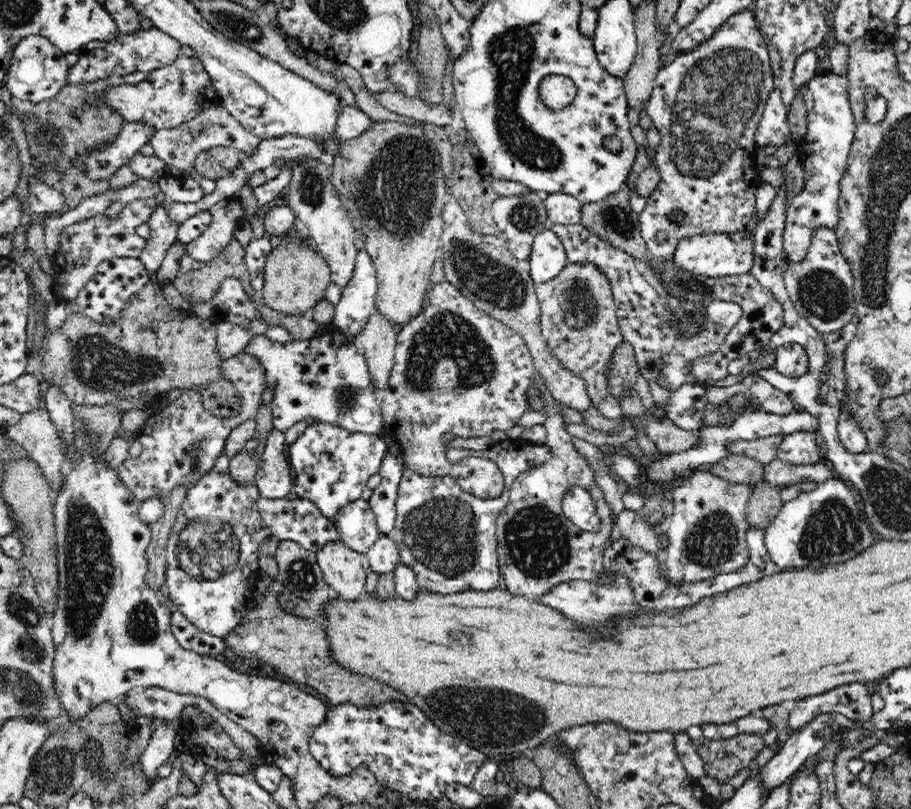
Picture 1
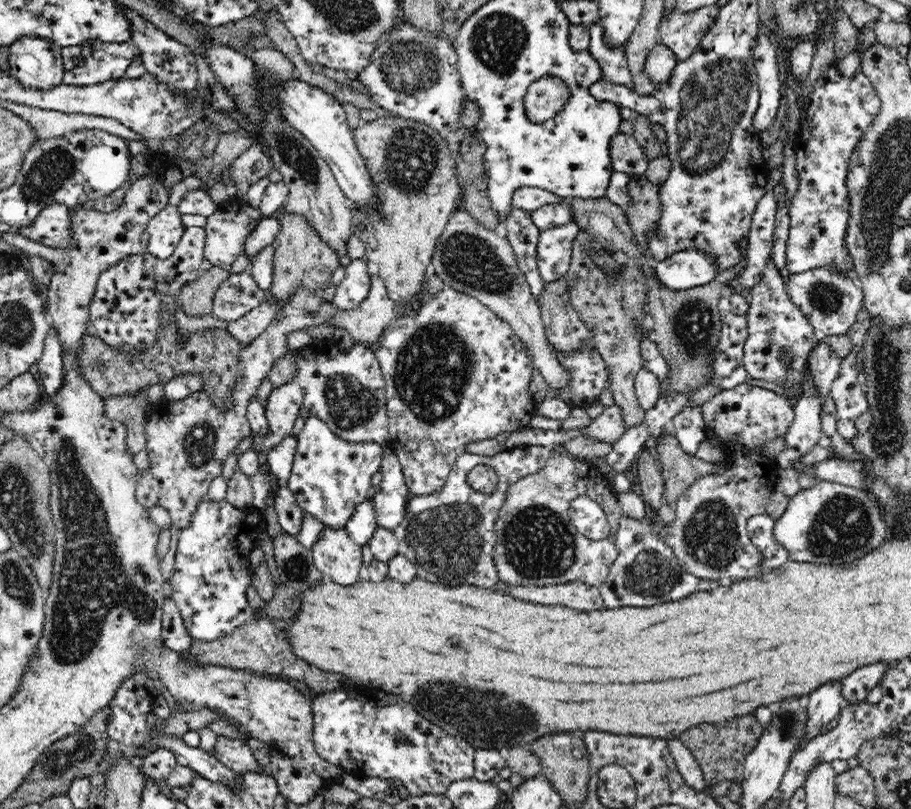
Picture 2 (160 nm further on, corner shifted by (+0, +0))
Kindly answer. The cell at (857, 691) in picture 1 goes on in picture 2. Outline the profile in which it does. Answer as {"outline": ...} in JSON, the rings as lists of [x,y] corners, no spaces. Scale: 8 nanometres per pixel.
{"outline":[[[878,662],[878,664],[862,667],[842,679],[840,681],[840,688],[844,698],[844,706],[866,702],[868,694],[876,686],[881,685],[882,677],[886,675],[889,667],[890,664]]]}

